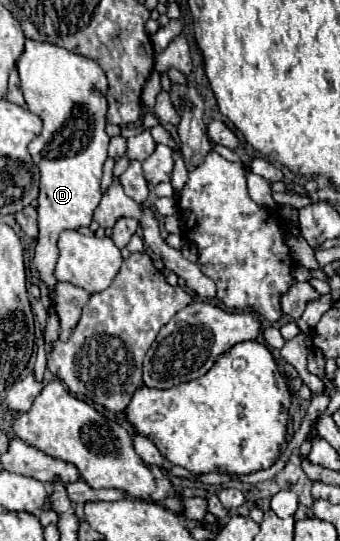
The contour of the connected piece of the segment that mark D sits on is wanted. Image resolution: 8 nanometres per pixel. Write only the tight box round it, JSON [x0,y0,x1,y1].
[18,39,110,289]

